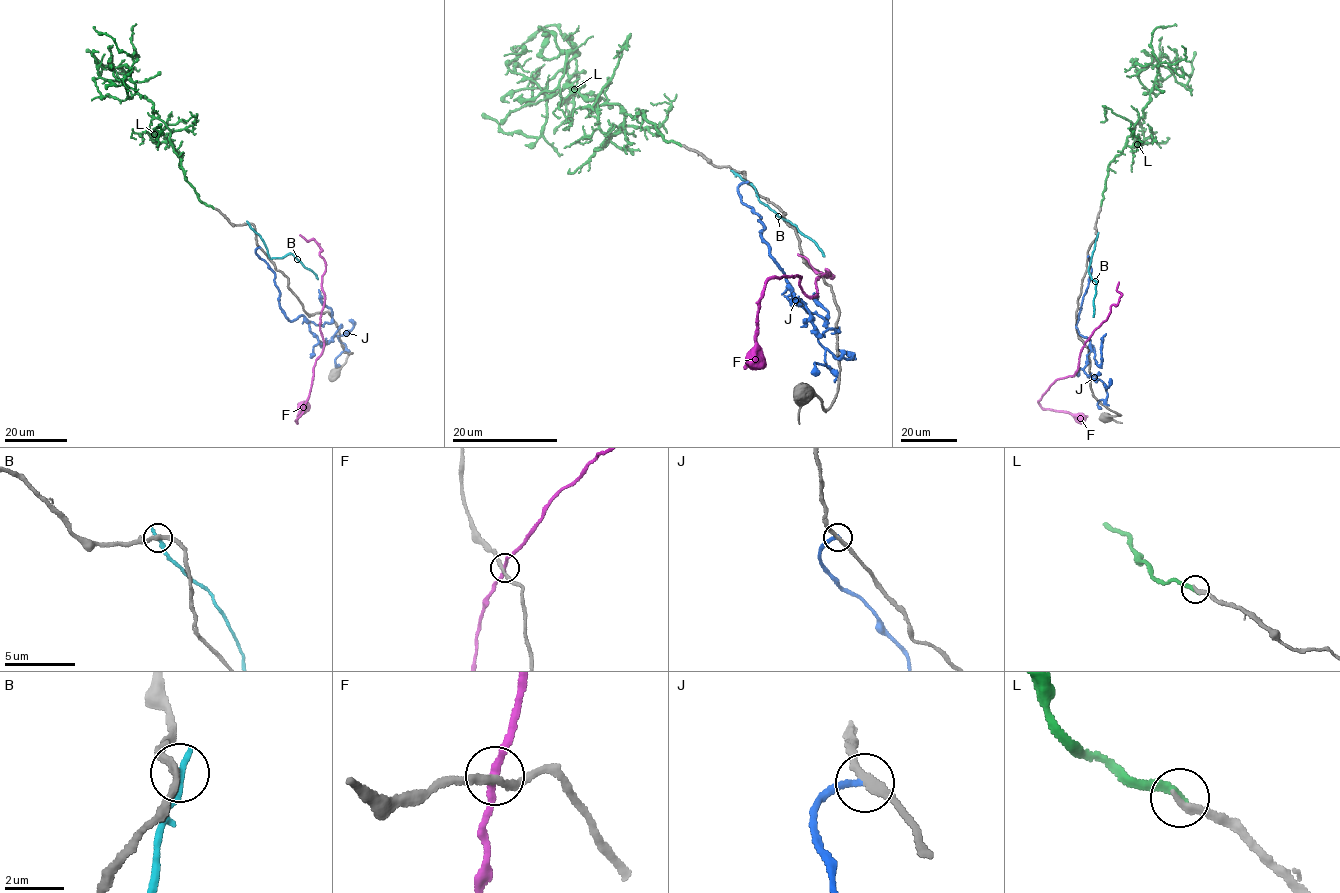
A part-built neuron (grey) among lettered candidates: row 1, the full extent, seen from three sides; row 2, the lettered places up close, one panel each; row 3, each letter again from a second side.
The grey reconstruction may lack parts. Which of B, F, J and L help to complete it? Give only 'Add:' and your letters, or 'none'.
Add: L

